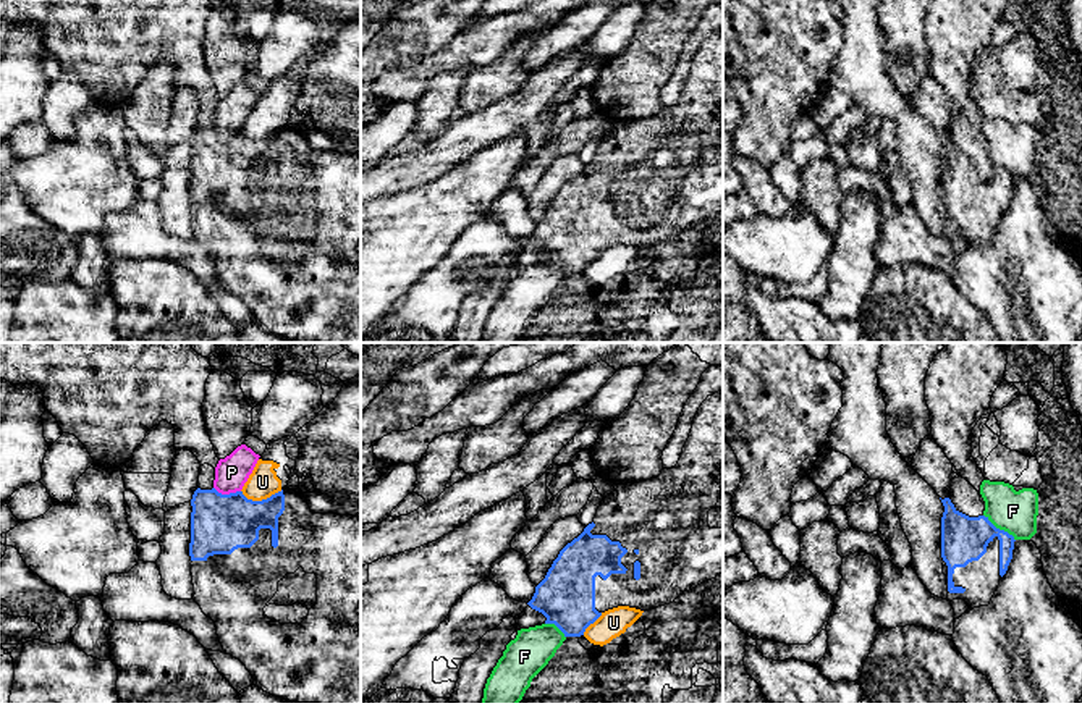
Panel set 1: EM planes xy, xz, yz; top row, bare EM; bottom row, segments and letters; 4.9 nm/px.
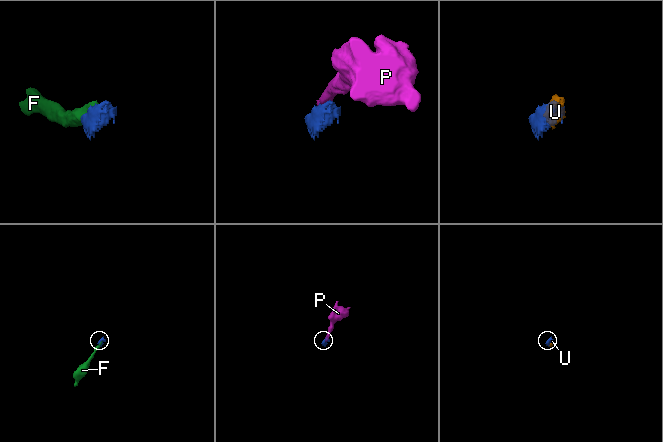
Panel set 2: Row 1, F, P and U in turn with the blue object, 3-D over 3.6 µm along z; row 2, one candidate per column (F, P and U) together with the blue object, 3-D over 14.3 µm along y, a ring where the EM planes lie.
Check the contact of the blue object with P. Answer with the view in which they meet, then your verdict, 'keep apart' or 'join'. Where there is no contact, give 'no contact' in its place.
meets blue in xy; keep apart

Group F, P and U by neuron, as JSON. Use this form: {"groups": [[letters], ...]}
{"groups": [["F", "P"], ["U"]]}

